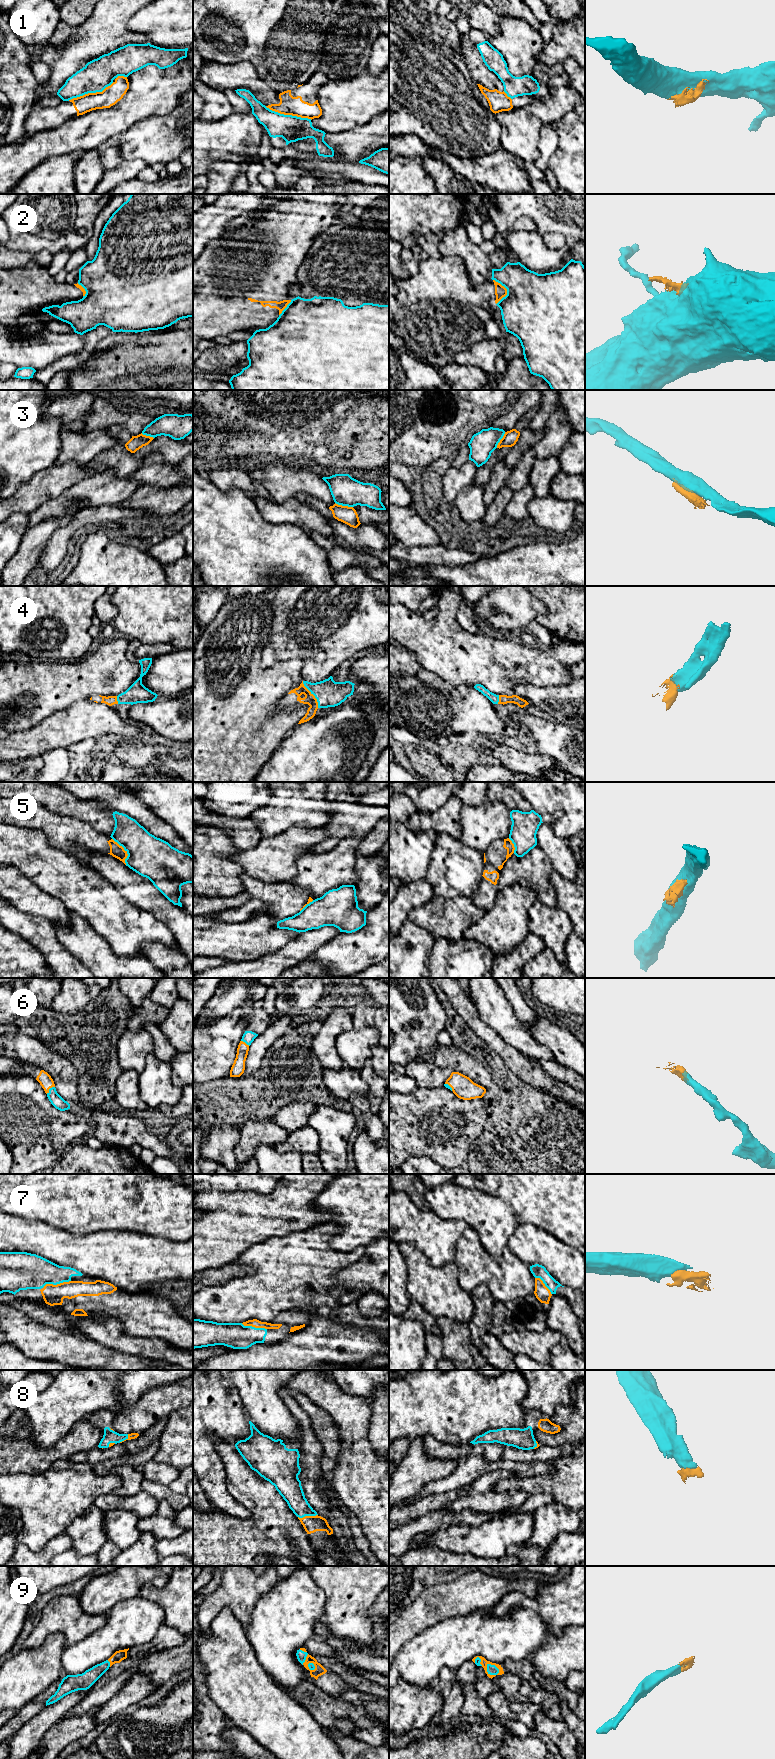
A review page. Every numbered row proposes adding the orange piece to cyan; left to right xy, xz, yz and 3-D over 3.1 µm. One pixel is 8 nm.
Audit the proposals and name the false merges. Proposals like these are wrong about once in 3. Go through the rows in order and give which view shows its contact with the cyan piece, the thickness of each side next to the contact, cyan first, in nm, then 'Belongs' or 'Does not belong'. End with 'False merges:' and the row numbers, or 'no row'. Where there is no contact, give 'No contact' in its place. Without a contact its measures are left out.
1: Touches cyan in xz. Thickness 200 nm (cyan) against 160 nm. Does not belong
2: Touches cyan in yz. Thickness 480 nm (cyan) against 100 nm. Does not belong
3: Touches cyan in xz. Thickness 240 nm (cyan) against 140 nm. Does not belong
4: Touches cyan in xz. Thickness 220 nm (cyan) against 90 nm. Belongs
5: Touches cyan in xy. Thickness 340 nm (cyan) against 110 nm. Does not belong
6: Touches cyan in xy. Thickness 100 nm (cyan) against 110 nm. Belongs
7: Touches cyan in xy. Thickness 280 nm (cyan) against 160 nm. Belongs
8: Touches cyan in xz. Thickness 180 nm (cyan) against 140 nm. Belongs
9: Touches cyan in yz. Thickness 80 nm (cyan) against 60 nm. Belongs
False merges: 1, 2, 3, 5

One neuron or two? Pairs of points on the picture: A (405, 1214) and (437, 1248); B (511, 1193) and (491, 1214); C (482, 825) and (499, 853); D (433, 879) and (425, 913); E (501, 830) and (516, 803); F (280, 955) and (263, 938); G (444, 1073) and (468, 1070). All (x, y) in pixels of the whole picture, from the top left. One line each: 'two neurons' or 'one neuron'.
A: one neuron
B: two neurons
C: two neurons
D: two neurons
E: two neurons
F: two neurons
G: two neurons

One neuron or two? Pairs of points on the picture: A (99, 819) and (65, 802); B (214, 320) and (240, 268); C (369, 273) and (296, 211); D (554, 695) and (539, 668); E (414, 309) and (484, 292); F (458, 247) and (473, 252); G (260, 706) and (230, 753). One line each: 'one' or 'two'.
A: one
B: one
C: two
D: two
E: one
F: one
G: one

